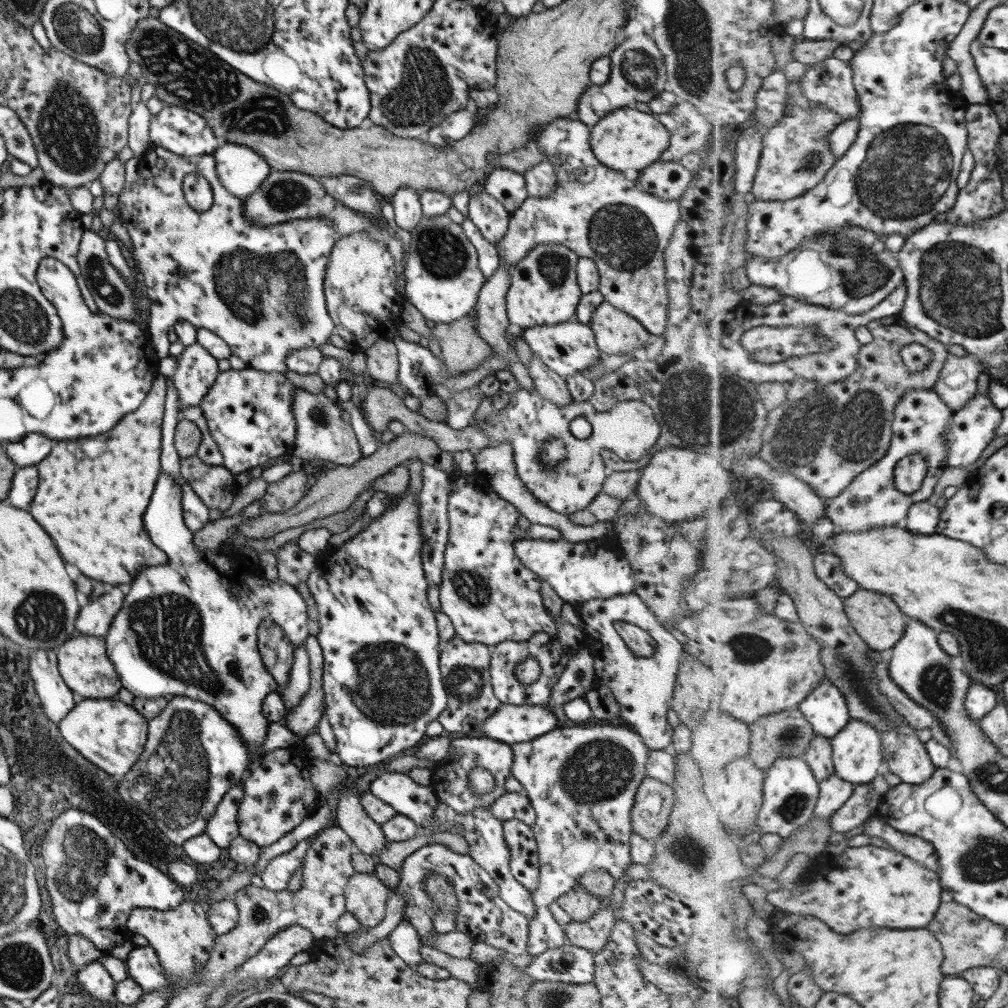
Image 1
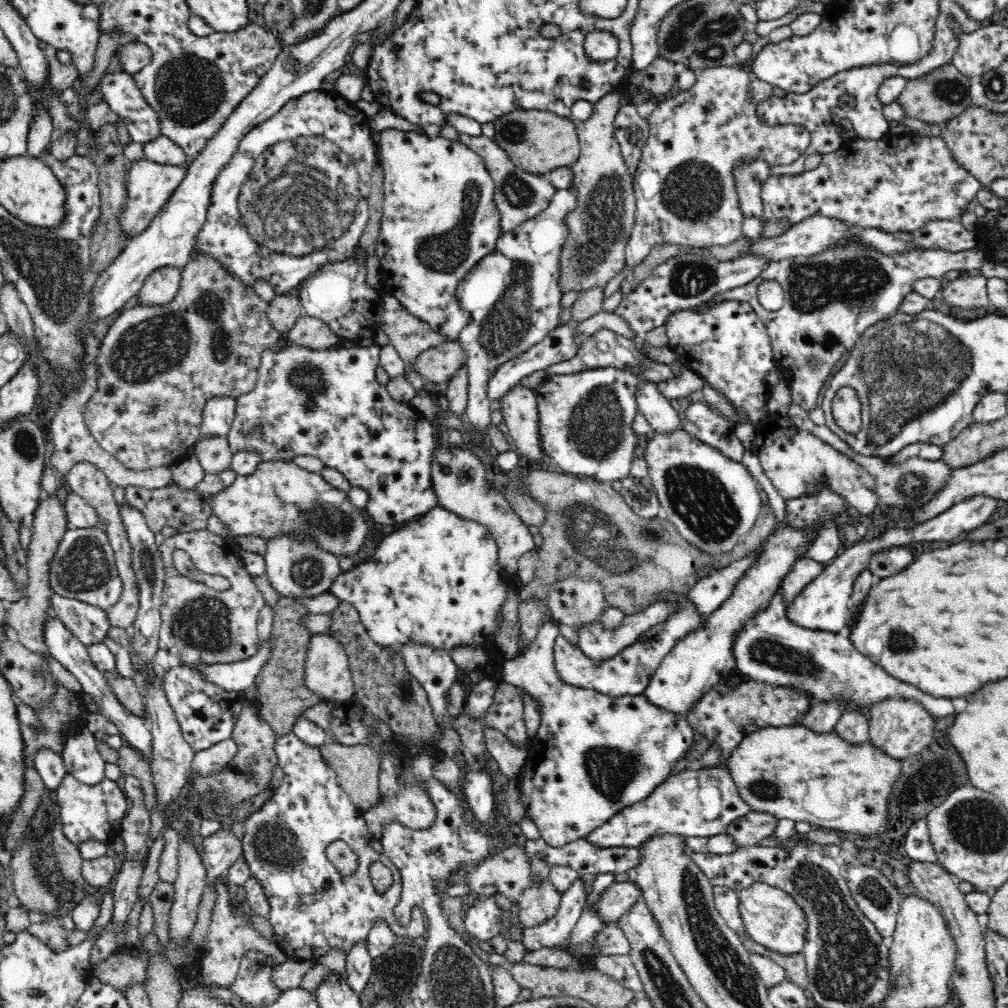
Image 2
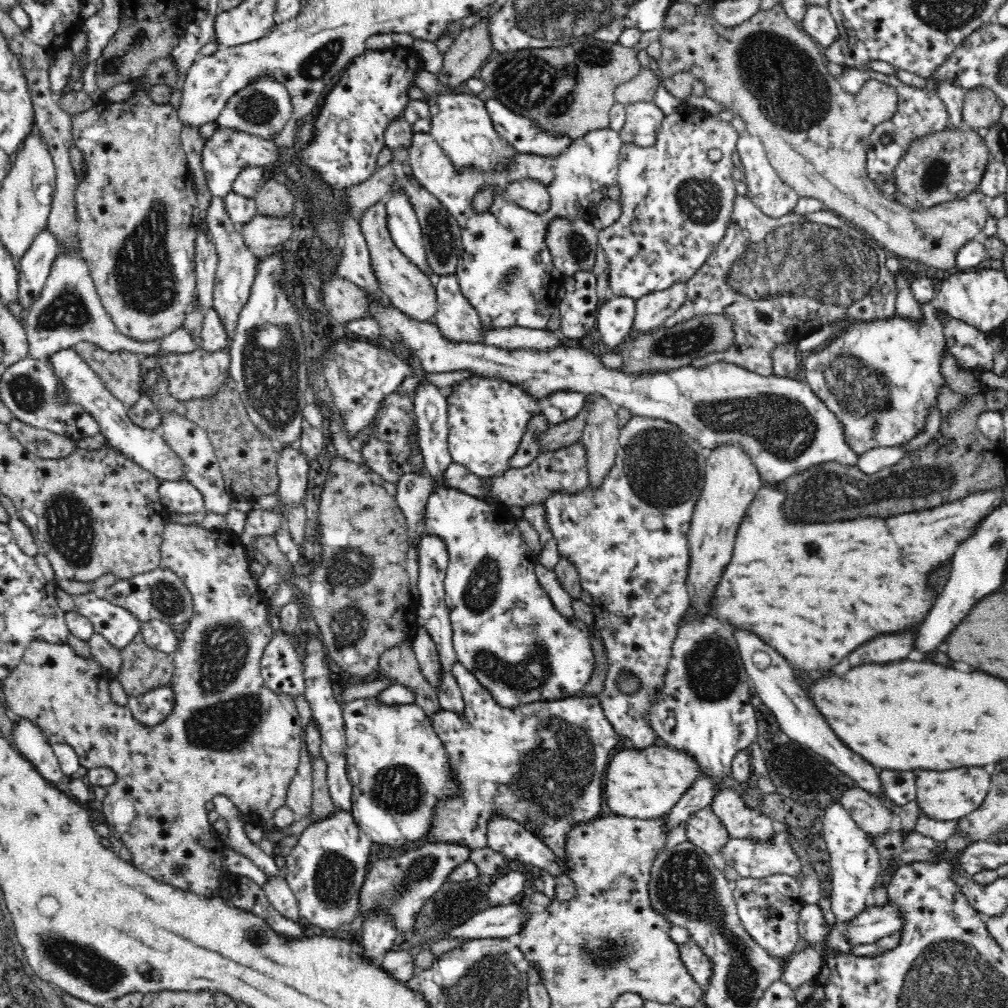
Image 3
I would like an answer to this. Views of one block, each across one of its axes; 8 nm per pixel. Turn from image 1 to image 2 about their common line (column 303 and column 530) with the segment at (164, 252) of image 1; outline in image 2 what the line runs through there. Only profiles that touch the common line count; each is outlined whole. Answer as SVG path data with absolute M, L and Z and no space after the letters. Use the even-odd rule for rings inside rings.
M568 189L555 190L549 205L535 217L528 218L527 222L502 234L498 238L496 248L488 254L478 265L462 280L457 289L457 298L461 308L469 316L468 324L460 332L458 340L468 351L467 372L469 378L469 394L465 418L469 418L480 432L491 423L488 382L499 370L499 367L514 358L522 355L537 342L544 340L556 327L558 314L560 314L560 300L562 292L558 289L558 256L568 236L566 229L566 213L574 210L576 206L575 194Z

